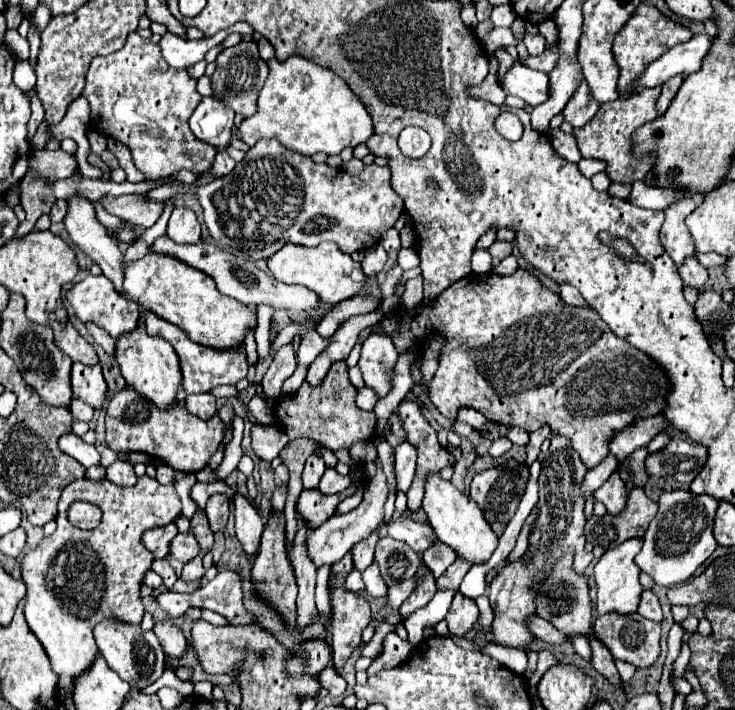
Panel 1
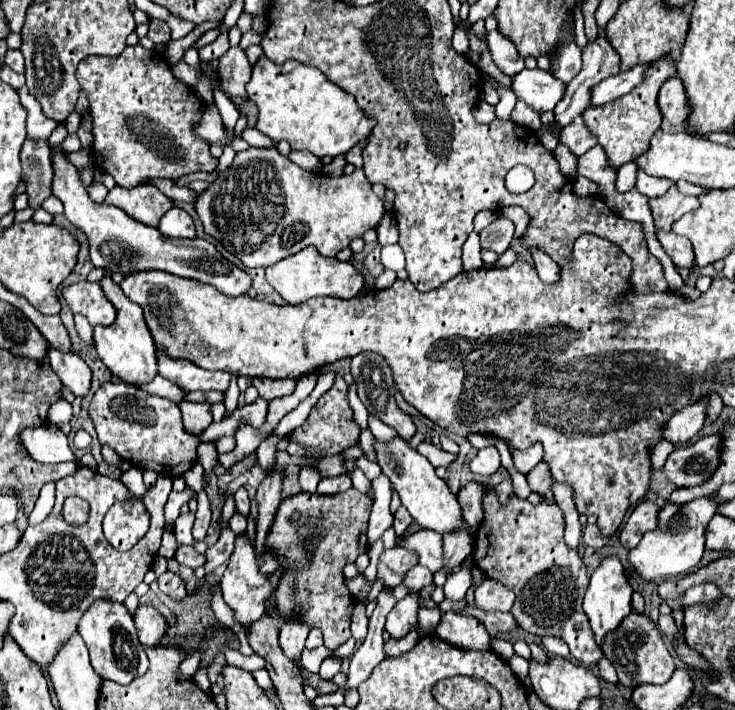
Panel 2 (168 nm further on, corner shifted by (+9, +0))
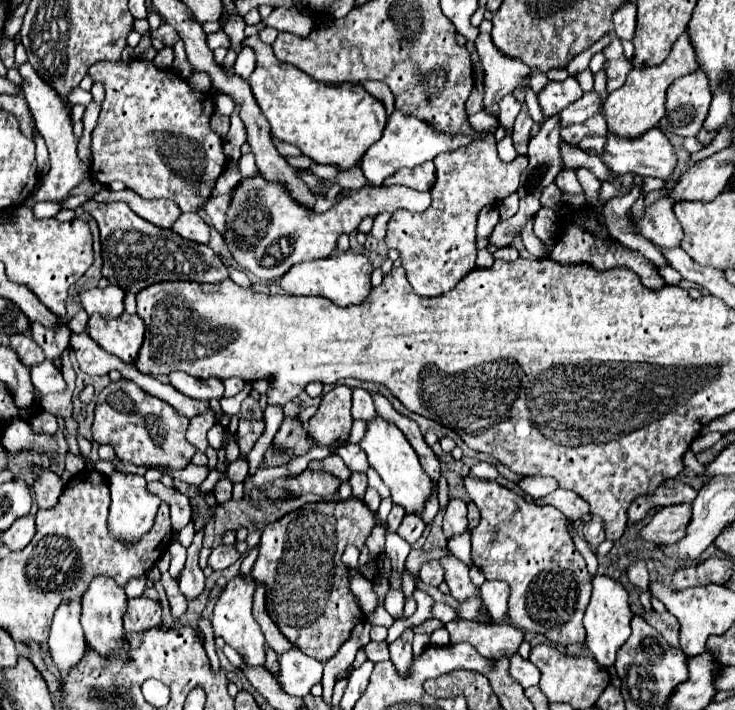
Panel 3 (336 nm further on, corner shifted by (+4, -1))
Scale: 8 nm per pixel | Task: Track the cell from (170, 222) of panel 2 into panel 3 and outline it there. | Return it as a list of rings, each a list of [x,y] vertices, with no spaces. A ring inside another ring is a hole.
[[[180,214],[180,218],[174,222],[172,230],[180,234],[182,238],[208,244],[210,240],[210,228],[198,214]]]

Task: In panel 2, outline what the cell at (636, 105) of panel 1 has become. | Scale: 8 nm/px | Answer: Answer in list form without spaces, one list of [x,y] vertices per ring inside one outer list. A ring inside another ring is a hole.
[[[657,59],[653,67],[649,67],[649,75],[645,75],[645,83],[639,83],[633,91],[629,91],[629,95],[623,95],[621,99],[615,99],[613,103],[605,103],[601,107],[595,107],[583,113],[587,127],[597,135],[597,141],[605,149],[609,163],[613,167],[621,167],[623,163],[633,161],[637,155],[649,149],[651,135],[661,127],[661,111],[657,107],[657,93],[661,85],[673,75],[677,75],[675,63],[665,63],[665,59]]]

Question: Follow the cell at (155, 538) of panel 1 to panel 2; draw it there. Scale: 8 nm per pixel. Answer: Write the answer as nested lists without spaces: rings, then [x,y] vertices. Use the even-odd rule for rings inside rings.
[[[165,529],[165,533],[163,533],[163,541],[161,541],[161,549],[159,549],[159,555],[165,557],[165,559],[171,559],[171,557],[175,555],[175,551],[177,551],[175,535],[173,535],[173,531]]]

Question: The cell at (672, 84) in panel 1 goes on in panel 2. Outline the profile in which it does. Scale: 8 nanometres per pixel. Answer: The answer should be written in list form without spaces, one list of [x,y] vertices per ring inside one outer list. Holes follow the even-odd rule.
[[[671,77],[663,83],[659,91],[659,109],[671,127],[683,127],[689,117],[689,99],[685,95],[685,85],[681,77]]]

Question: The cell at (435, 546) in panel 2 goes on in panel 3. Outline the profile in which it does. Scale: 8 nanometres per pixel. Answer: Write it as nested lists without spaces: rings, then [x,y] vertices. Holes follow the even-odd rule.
[[[452,552],[440,558],[440,564],[444,568],[444,580],[450,586],[450,594],[458,602],[462,602],[458,610],[458,618],[478,620],[478,610],[482,608],[482,600],[478,588],[472,586],[468,578],[468,566],[464,566]]]

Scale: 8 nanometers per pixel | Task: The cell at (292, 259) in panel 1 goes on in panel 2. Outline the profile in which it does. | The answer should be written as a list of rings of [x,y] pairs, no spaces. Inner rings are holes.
[[[315,247],[303,249],[297,255],[291,255],[269,269],[265,269],[269,285],[287,301],[287,303],[301,303],[311,297],[337,297],[337,299],[351,299],[363,289],[363,275],[357,267],[349,261],[339,261],[335,257],[321,257]]]

